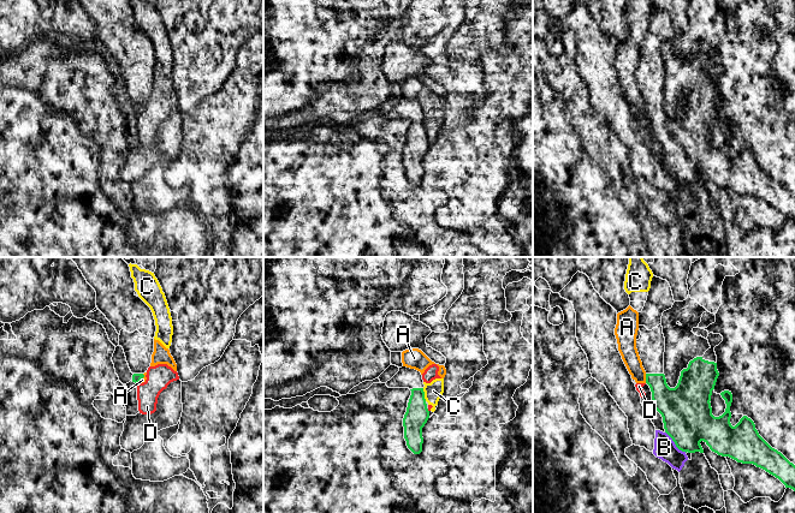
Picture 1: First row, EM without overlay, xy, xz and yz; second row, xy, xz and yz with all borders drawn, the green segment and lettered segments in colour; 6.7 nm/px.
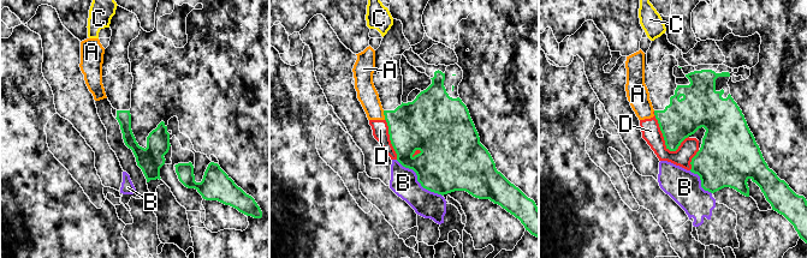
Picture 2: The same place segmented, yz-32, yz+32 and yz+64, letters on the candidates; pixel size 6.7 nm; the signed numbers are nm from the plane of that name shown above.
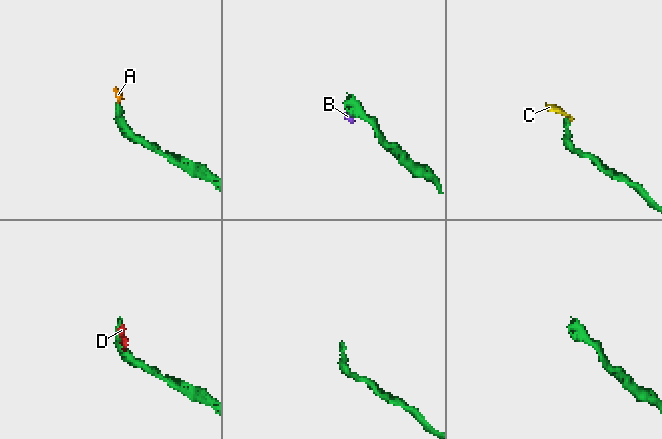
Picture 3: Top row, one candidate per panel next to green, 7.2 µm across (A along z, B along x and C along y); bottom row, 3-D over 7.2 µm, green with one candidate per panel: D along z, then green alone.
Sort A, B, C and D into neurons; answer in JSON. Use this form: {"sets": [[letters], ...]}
{"sets": [["A", "C", "D"], ["B"]]}

